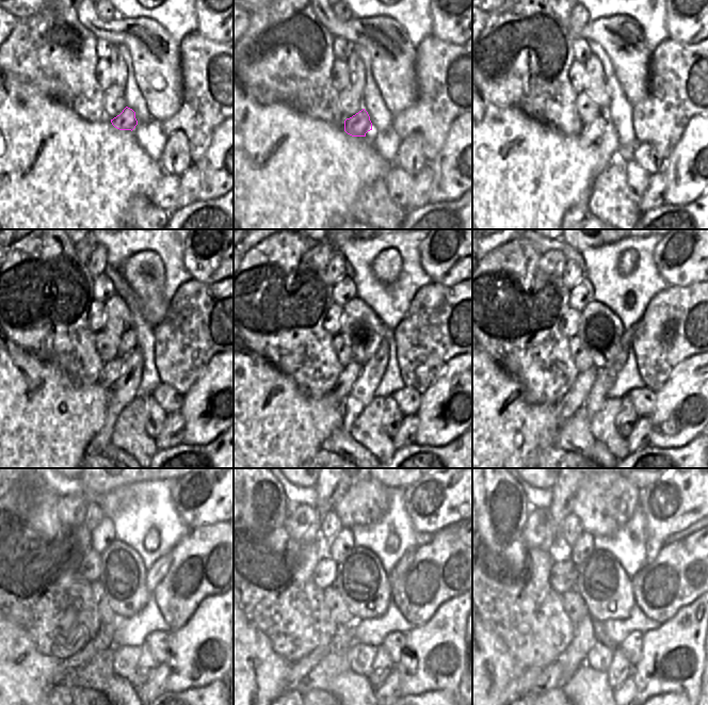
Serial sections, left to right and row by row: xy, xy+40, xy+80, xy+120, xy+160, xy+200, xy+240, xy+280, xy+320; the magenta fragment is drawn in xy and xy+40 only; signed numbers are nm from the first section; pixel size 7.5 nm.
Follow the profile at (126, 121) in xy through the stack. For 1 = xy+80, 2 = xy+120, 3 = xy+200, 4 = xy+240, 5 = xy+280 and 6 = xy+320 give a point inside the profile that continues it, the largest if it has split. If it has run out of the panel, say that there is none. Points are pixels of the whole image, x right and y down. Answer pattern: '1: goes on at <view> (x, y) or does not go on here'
1: goes on at xy+80 (591, 132)
2: goes on at xy+120 (113, 369)
3: goes on at xy+200 (574, 433)
4: goes on at xy+240 (91, 662)
5: goes on at xy+280 (318, 670)
6: goes on at xy+320 (532, 682)

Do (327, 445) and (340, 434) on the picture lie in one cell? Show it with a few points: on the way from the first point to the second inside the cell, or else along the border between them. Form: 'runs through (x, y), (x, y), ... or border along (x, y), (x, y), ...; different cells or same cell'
runs through (331, 444), (337, 437); same cell

